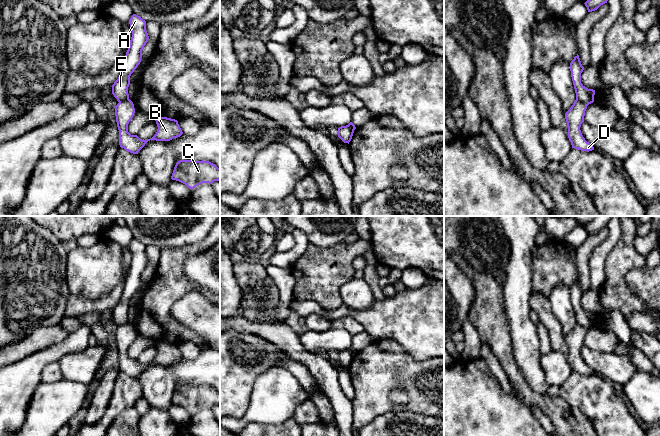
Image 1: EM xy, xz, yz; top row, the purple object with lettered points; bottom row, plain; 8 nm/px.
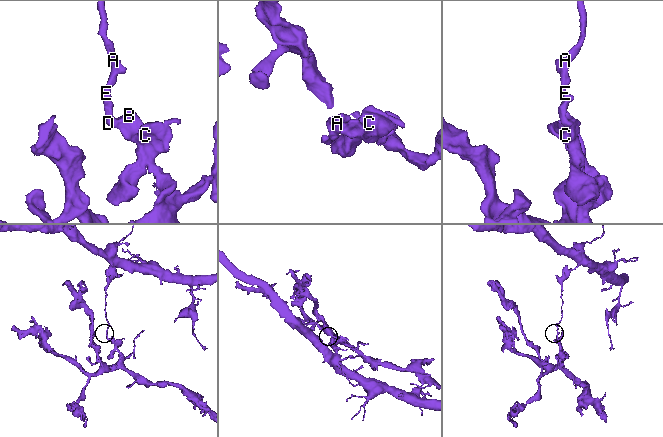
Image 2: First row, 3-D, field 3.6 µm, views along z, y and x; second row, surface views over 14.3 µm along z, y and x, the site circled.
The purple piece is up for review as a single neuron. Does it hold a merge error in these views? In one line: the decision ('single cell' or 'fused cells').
fused cells

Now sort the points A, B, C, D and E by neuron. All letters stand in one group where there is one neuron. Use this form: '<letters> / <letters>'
A E / B C D

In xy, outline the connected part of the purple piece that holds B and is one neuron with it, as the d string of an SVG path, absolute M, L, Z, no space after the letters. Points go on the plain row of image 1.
M127 323L119 326L114 331L119 354L119 369L130 377L138 378L150 364L170 365L183 358L177 344L167 341L158 341L155 344L158 351L156 358L151 363L142 364L137 359L131 359L128 356L128 348L135 337L133 326L130 323Z

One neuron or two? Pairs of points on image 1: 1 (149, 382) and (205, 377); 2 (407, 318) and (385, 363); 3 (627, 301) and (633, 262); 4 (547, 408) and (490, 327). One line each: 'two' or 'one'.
1: one
2: two
3: one
4: one

